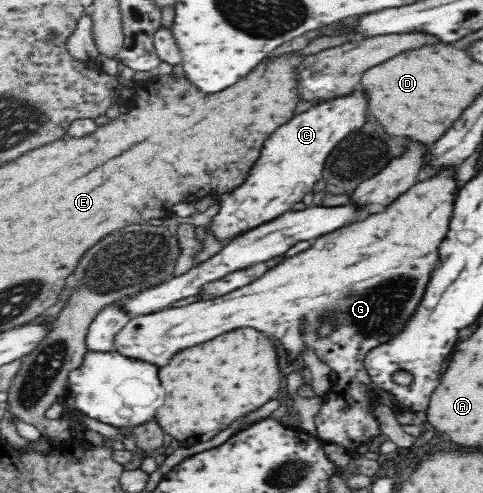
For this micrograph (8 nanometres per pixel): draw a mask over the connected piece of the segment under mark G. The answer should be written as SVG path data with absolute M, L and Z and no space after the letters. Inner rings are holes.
M443 167L439 171L426 174L420 182L399 195L381 213L369 215L364 220L317 237L310 248L286 257L277 267L269 269L266 275L242 289L233 290L223 297L209 301L195 301L180 308L135 315L114 337L114 349L127 357L163 367L174 353L182 349L202 344L234 329L252 327L271 338L275 337L289 353L297 357L301 357L305 351L313 351L315 357L325 363L330 373L333 373L333 387L324 394L325 401L331 399L329 395L341 395L347 397L349 403L349 399L355 399L351 395L357 395L355 391L359 387L359 405L321 404L315 417L317 437L323 441L339 443L353 454L358 447L369 443L380 433L380 424L373 412L373 407L379 404L376 399L378 387L365 369L366 355L371 349L397 337L407 327L407 321L417 313L425 297L433 276L432 271L439 263L439 247L449 233L449 223L453 218L455 199L459 193L456 179L459 167ZM323 323L328 323L332 329L324 336L319 332Z

